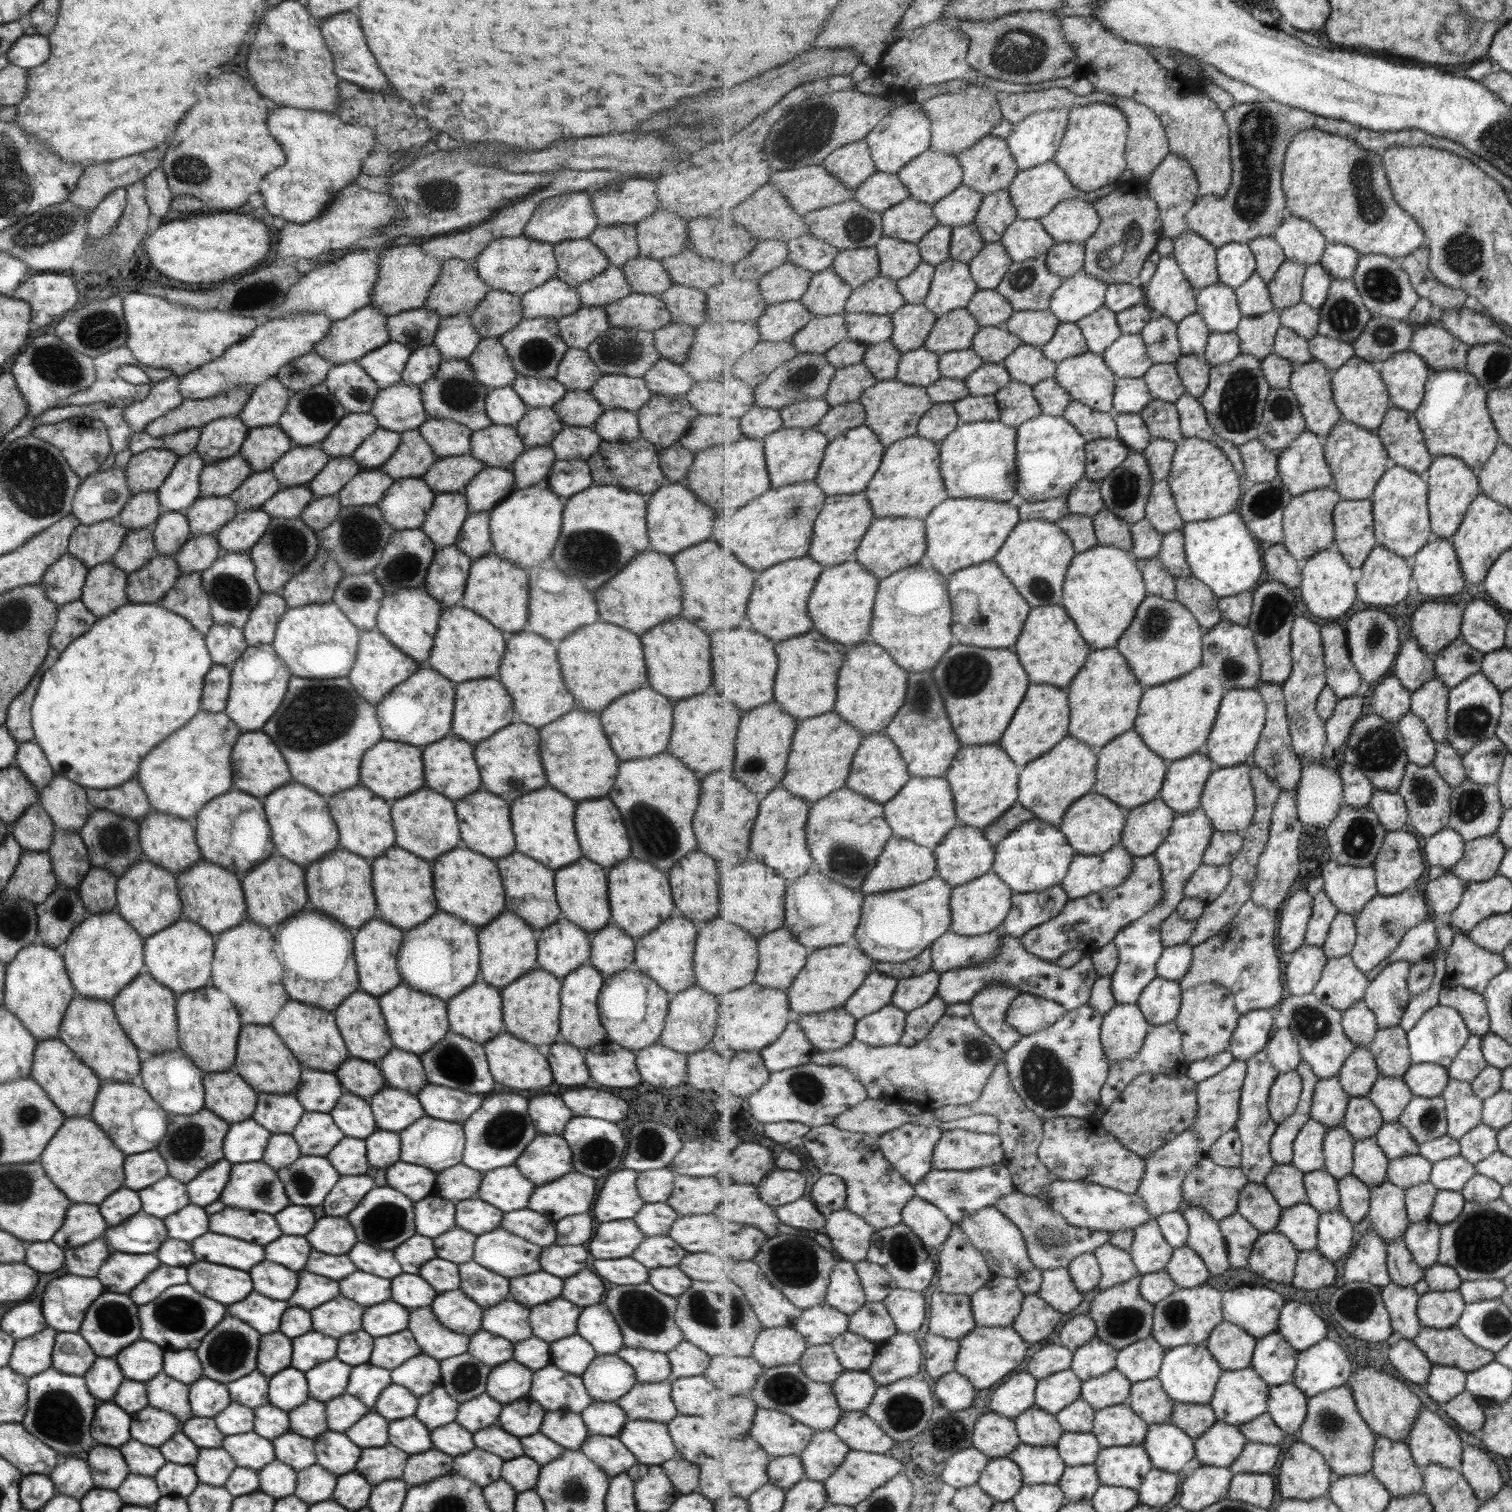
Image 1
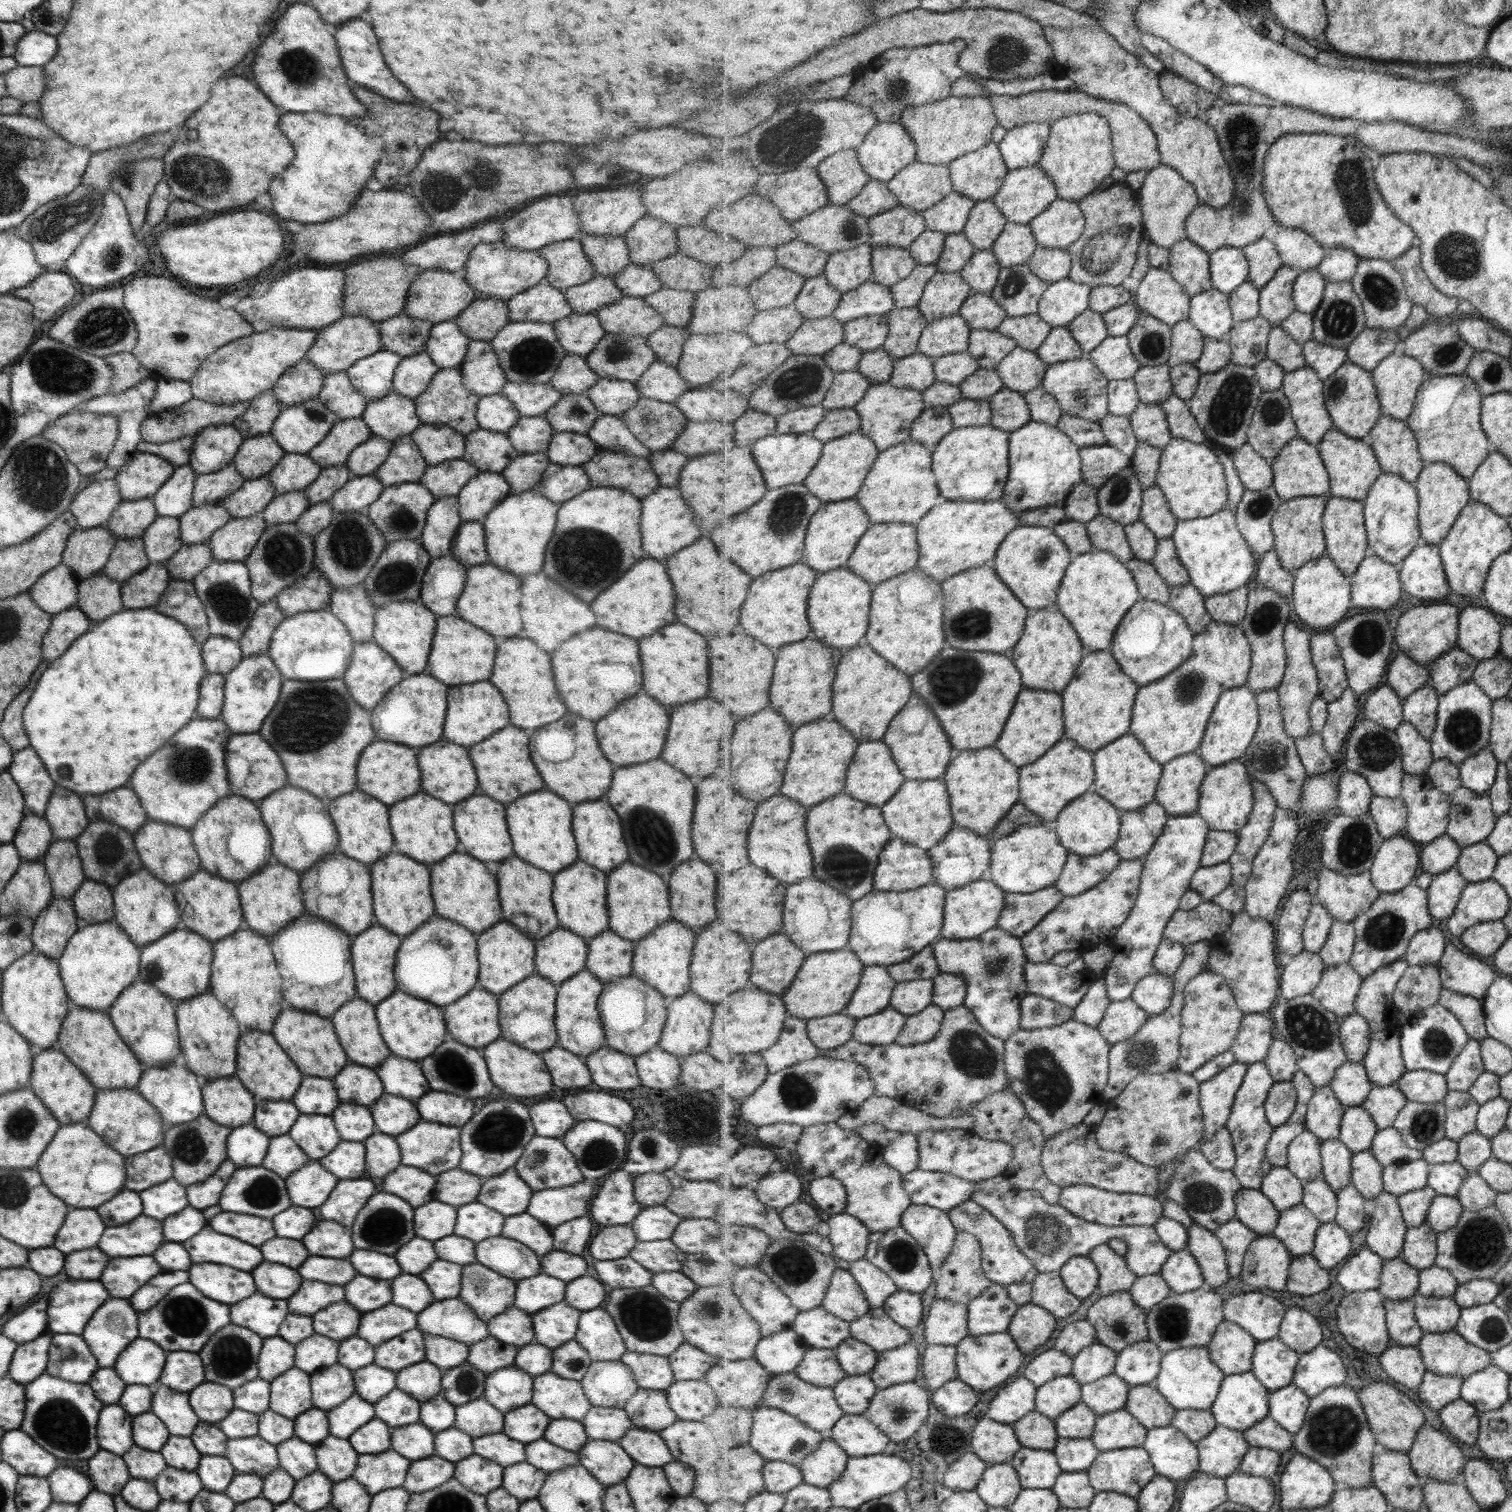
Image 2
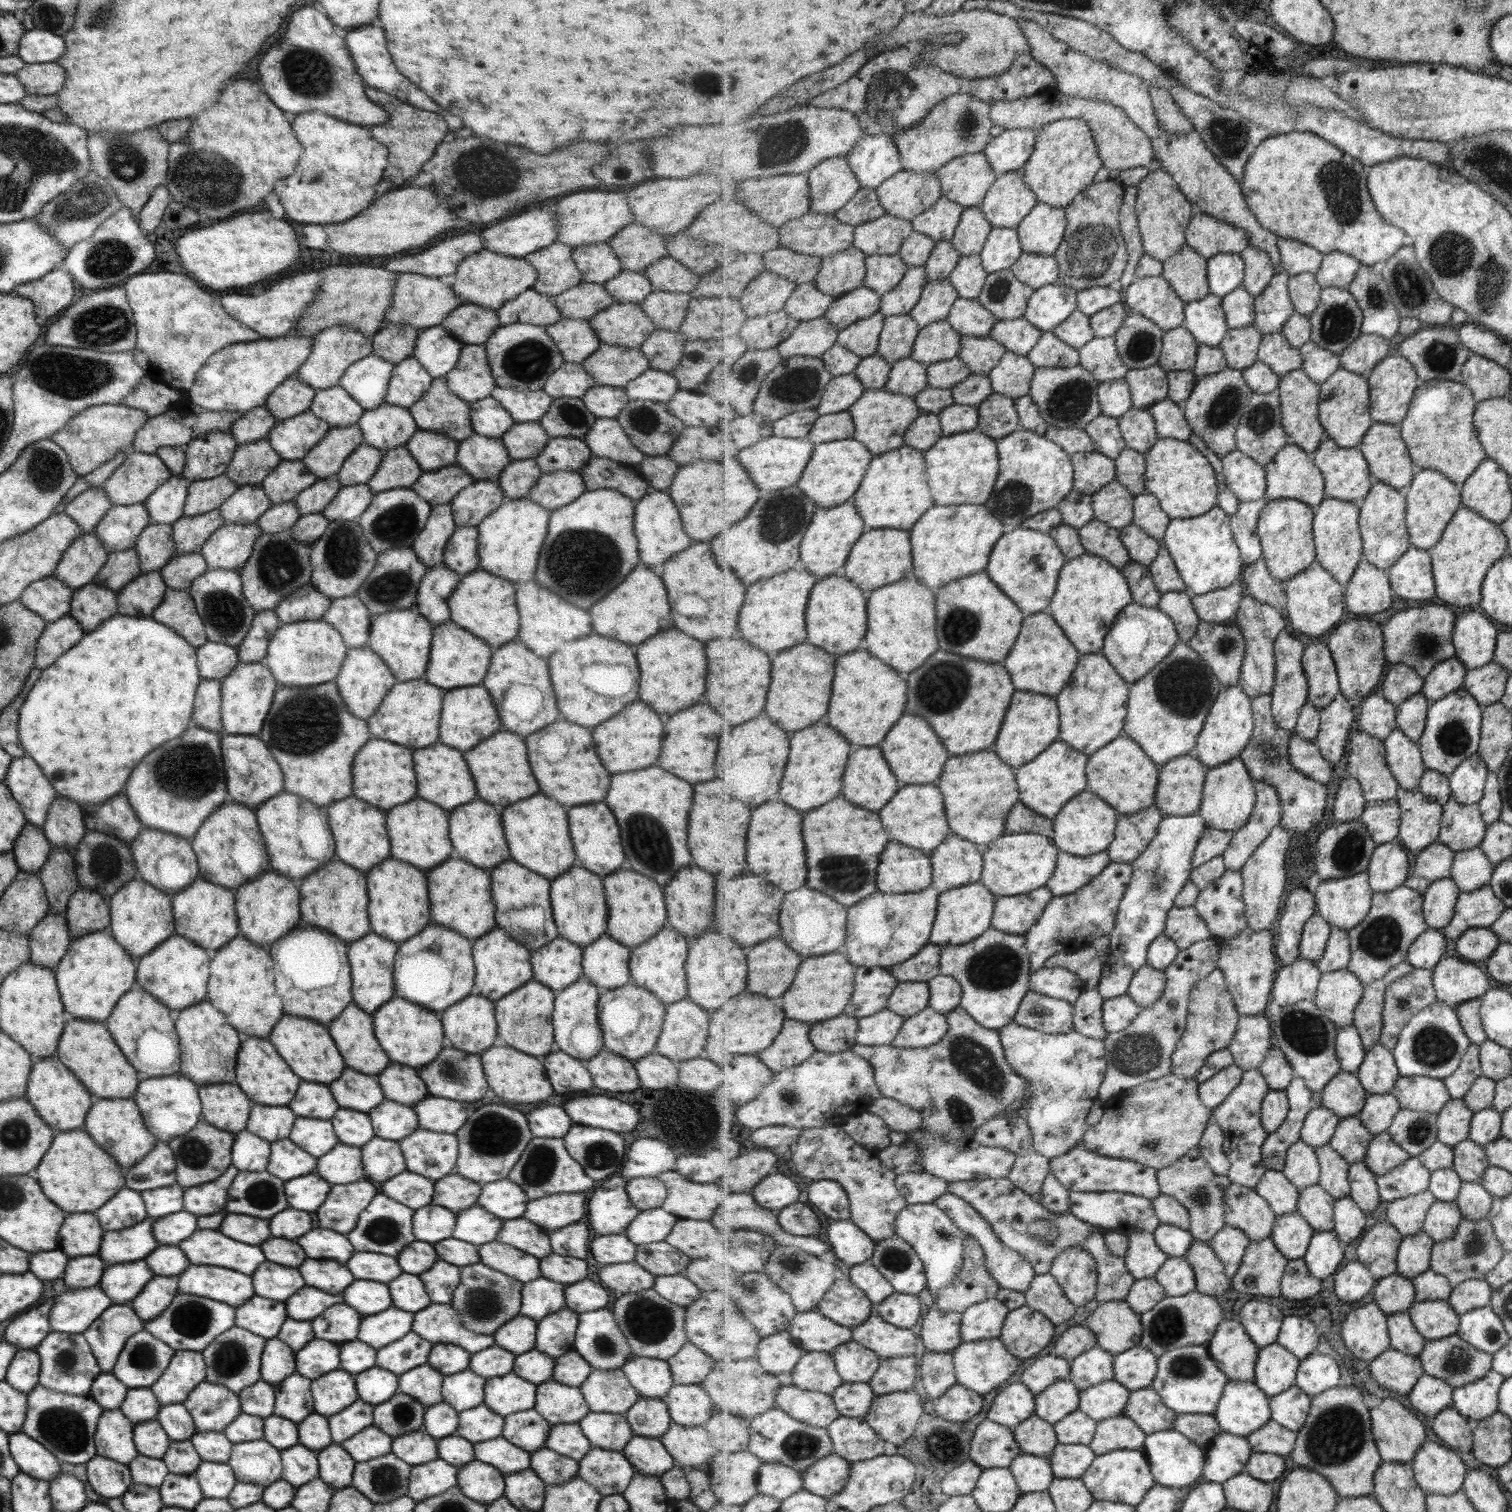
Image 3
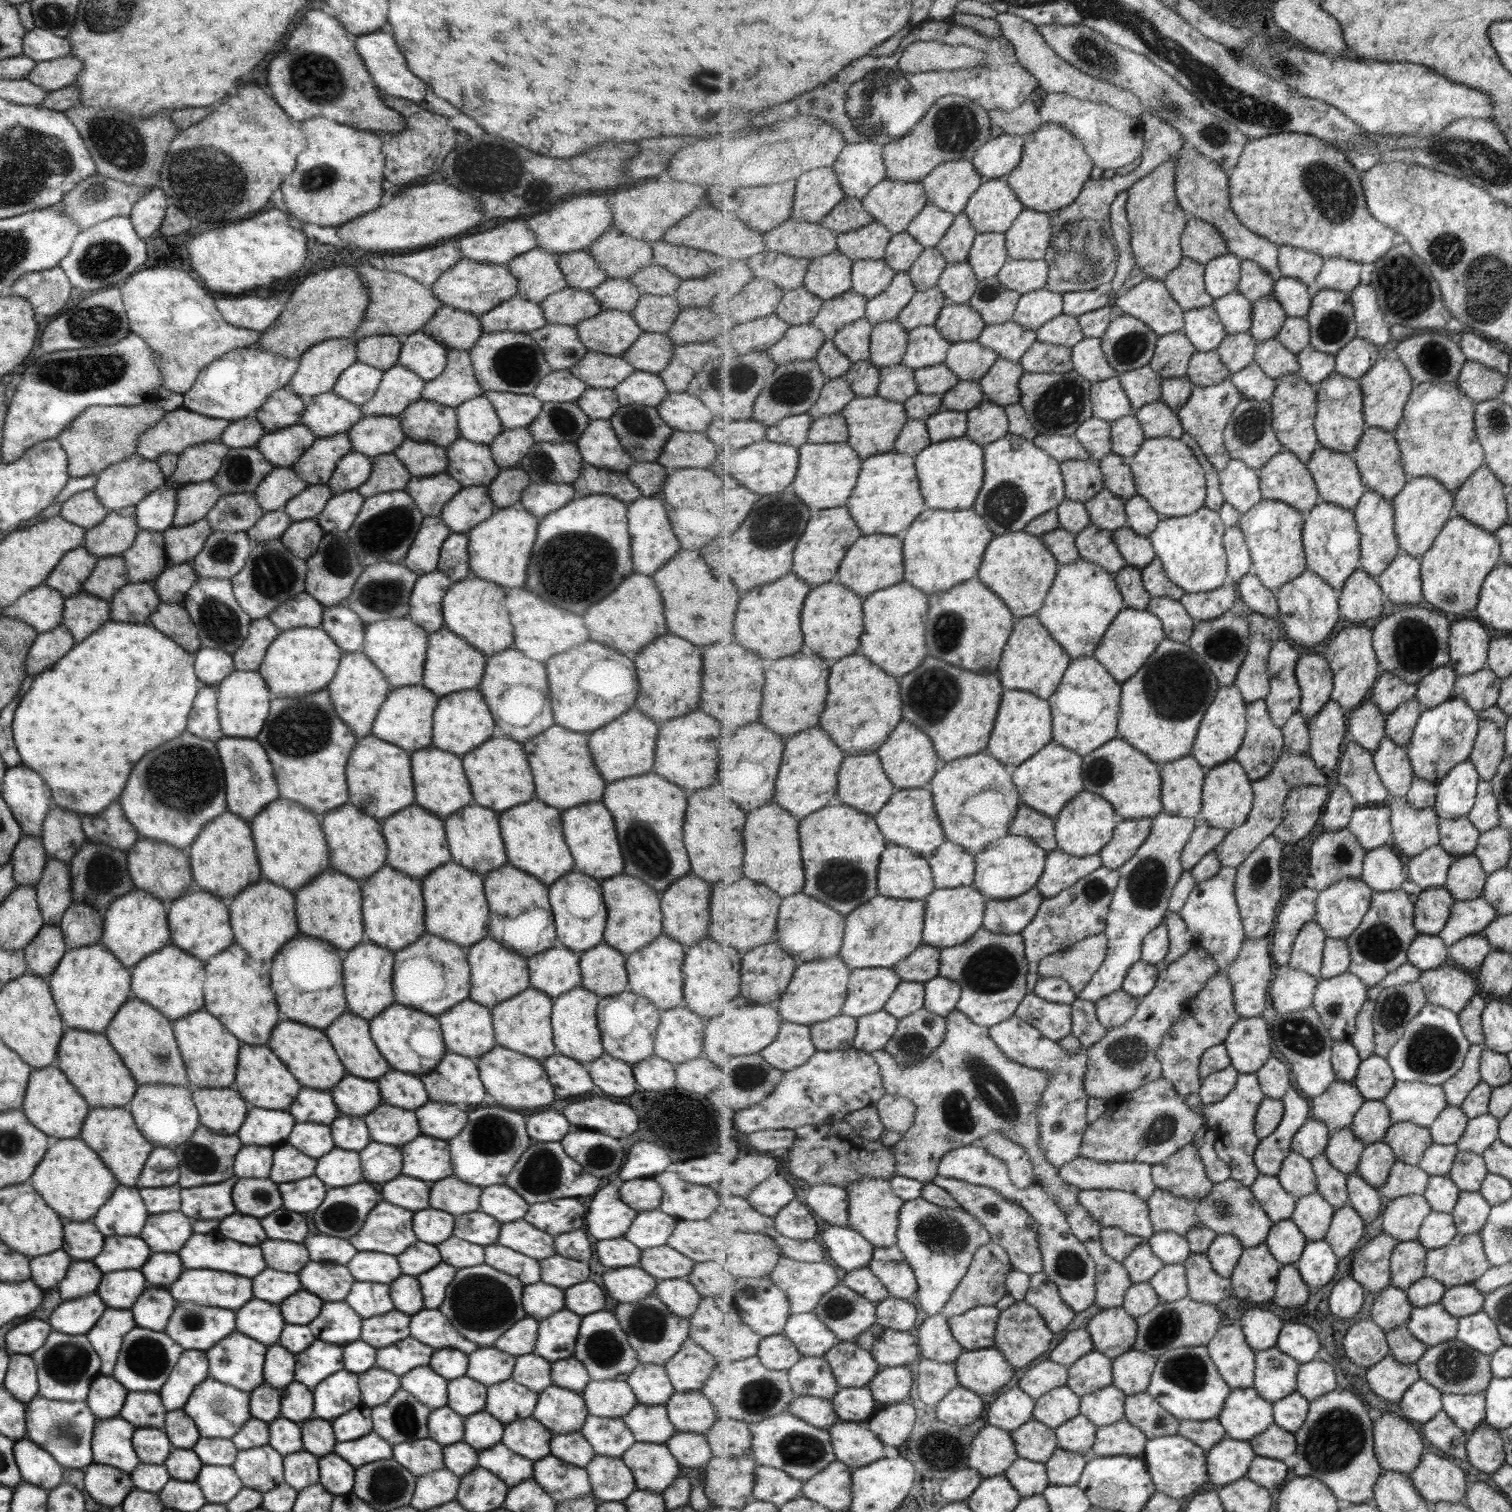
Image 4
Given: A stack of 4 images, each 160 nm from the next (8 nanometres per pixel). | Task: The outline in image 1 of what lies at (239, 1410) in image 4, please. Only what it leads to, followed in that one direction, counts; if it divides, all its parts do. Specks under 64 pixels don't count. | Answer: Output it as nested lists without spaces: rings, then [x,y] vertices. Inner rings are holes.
[[[201,1377],[188,1385],[188,1403],[193,1417],[213,1418],[230,1403],[227,1387]]]

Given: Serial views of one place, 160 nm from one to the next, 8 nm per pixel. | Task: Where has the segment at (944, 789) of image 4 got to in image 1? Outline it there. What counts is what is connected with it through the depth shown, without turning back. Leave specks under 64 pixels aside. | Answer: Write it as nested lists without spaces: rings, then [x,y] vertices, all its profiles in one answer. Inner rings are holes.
[[[1000,744],[962,745],[945,777],[951,782],[956,814],[962,824],[985,830],[1018,802],[1019,770]]]

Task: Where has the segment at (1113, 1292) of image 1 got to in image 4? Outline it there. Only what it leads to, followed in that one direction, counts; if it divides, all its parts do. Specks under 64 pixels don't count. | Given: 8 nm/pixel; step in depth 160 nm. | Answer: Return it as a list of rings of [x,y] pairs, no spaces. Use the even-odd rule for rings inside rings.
[[[1125,1307],[1101,1310],[1086,1329],[1094,1340],[1094,1350],[1115,1359],[1134,1348],[1138,1341],[1138,1321]]]

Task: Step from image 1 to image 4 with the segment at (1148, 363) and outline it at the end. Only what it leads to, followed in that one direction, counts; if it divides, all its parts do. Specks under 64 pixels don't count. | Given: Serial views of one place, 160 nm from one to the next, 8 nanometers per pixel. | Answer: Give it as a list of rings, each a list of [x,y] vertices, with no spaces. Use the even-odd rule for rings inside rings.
[[[1085,338],[1072,348],[1074,370],[1093,384],[1120,375],[1119,371],[1111,366],[1102,344],[1102,338]]]

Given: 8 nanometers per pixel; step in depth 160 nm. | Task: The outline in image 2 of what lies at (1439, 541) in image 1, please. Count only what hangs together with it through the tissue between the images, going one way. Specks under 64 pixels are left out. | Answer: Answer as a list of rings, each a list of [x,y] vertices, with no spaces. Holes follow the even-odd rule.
[[[1422,543],[1400,565],[1403,587],[1410,598],[1445,598],[1451,593],[1440,545]]]

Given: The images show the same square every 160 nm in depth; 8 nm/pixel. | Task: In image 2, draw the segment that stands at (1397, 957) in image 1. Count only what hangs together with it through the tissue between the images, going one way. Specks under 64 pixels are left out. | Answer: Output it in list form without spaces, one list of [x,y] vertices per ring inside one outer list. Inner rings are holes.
[[[1434,924],[1415,934],[1402,960],[1410,966],[1435,965],[1442,960],[1446,948],[1447,936]]]

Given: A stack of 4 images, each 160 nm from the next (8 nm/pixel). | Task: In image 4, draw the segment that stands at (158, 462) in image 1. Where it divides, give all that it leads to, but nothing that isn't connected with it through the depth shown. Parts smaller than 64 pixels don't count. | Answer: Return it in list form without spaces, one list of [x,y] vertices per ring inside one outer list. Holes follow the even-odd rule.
[[[133,453],[119,462],[111,463],[107,468],[98,472],[92,491],[103,508],[115,511],[126,506],[135,506],[151,491],[163,487],[164,480],[165,476],[160,473],[159,466],[155,464],[155,461],[149,461]]]

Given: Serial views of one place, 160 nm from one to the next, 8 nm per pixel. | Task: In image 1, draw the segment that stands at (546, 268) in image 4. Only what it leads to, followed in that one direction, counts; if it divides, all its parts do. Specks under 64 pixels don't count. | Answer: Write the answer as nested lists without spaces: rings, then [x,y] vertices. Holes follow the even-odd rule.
[[[588,239],[562,241],[555,244],[556,267],[553,276],[569,286],[601,274],[607,268],[606,256]]]

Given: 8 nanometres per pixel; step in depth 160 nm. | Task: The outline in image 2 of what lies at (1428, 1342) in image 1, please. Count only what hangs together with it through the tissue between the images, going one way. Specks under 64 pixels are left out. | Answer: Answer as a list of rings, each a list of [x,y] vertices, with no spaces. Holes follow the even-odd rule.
[[[1457,1329],[1444,1333],[1426,1332],[1419,1349],[1427,1370],[1435,1374],[1466,1378],[1494,1364],[1490,1351],[1469,1343]]]

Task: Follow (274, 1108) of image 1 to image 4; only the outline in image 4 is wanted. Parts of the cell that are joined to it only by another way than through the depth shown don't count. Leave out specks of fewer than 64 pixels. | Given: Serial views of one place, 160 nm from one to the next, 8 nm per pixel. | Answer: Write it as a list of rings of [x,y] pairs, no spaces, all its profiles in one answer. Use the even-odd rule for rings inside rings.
[[[251,1107],[246,1113],[236,1133],[242,1145],[279,1146],[285,1142],[296,1124],[288,1111]]]

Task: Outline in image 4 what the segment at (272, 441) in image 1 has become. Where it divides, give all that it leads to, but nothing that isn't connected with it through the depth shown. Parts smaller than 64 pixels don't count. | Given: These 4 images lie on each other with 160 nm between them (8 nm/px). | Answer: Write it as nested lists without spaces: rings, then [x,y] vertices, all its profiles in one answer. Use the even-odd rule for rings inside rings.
[[[254,446],[231,448],[209,481],[221,495],[254,492],[270,470],[273,467]]]

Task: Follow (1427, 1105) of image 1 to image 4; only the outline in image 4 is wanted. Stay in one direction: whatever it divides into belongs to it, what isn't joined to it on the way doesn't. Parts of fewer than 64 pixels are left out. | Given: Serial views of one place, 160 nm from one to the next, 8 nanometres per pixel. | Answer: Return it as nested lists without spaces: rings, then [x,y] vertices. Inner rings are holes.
[[[1411,1122],[1393,1125],[1383,1141],[1393,1148],[1398,1161],[1411,1165],[1418,1165],[1426,1150],[1435,1143],[1430,1128]]]

